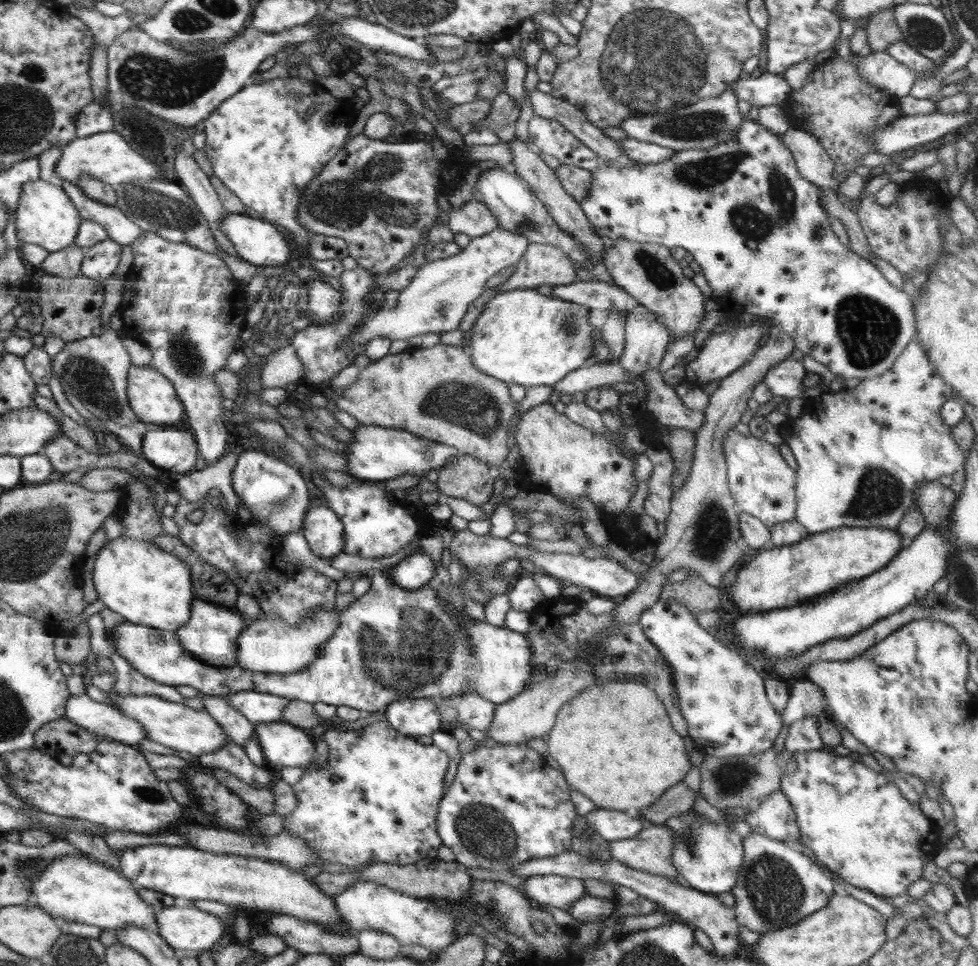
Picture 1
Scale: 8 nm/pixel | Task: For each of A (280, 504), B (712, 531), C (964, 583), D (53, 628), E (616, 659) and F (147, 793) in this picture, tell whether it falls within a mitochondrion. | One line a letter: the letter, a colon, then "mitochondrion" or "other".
A: mitochondrion
B: mitochondrion
C: mitochondrion
D: other
E: mitochondrion
F: mitochondrion

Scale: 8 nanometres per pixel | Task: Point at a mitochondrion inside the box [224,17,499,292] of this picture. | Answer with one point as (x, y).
(375, 189)

